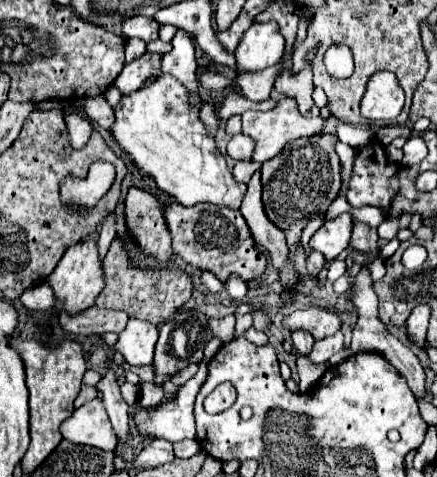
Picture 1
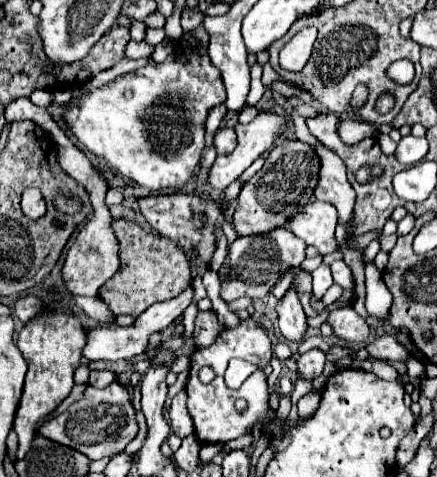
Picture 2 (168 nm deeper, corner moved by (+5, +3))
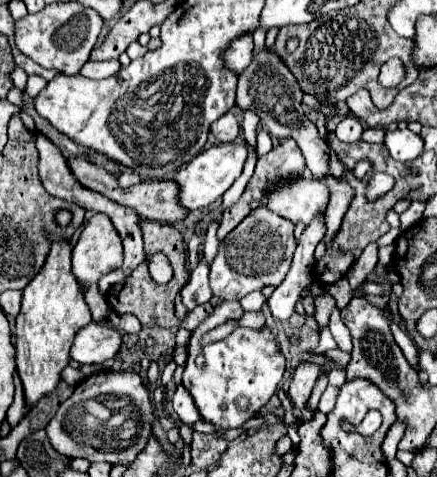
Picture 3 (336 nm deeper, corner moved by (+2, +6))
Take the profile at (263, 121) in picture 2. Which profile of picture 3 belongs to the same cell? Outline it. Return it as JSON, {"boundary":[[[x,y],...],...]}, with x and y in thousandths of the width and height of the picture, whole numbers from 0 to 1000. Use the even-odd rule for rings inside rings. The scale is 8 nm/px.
{"boundary":[[[499,302],[476,314],[462,314],[439,340],[416,348],[394,373],[412,398],[412,432],[421,432],[426,440],[453,440],[481,432],[554,365],[558,340],[563,340],[563,310],[545,302]]]}

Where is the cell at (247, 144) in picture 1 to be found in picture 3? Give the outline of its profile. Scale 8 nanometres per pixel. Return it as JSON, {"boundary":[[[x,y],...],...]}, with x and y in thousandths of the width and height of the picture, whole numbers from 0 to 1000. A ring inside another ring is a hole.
{"boundary":[[[522,235],[513,243],[503,243],[494,256],[485,256],[481,277],[490,281],[490,289],[499,298],[535,298],[545,277],[549,277],[549,260],[545,247],[535,243],[535,235]]]}

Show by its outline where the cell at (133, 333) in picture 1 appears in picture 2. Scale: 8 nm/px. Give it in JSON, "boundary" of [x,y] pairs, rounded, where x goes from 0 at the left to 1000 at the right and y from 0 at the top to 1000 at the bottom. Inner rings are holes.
{"boundary":[[[432,602],[428,610],[419,610],[410,623],[391,627],[391,631],[373,631],[373,635],[355,635],[346,639],[336,652],[327,652],[304,681],[295,686],[259,686],[259,681],[240,681],[240,686],[222,686],[204,694],[204,711],[199,723],[190,732],[190,748],[208,753],[208,757],[227,757],[227,753],[249,753],[249,757],[272,757],[272,753],[304,753],[304,748],[323,748],[336,732],[336,715],[350,698],[387,686],[437,635],[442,627],[442,606]]]}

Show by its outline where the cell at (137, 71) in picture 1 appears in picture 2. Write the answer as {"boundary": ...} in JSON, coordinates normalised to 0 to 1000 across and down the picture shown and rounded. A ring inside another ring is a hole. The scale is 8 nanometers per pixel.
{"boundary":[[[400,19],[396,36],[382,40],[382,48],[378,48],[378,69],[382,69],[378,86],[405,86],[405,82],[419,73],[419,61],[414,61],[414,52],[410,52],[410,31],[414,31],[414,23]]]}

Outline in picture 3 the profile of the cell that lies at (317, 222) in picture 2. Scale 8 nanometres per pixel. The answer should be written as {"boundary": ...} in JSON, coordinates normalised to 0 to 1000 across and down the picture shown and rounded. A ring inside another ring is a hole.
{"boundary":[[[632,373],[613,382],[609,432],[664,465],[705,470],[751,432],[751,394],[719,373]]]}

